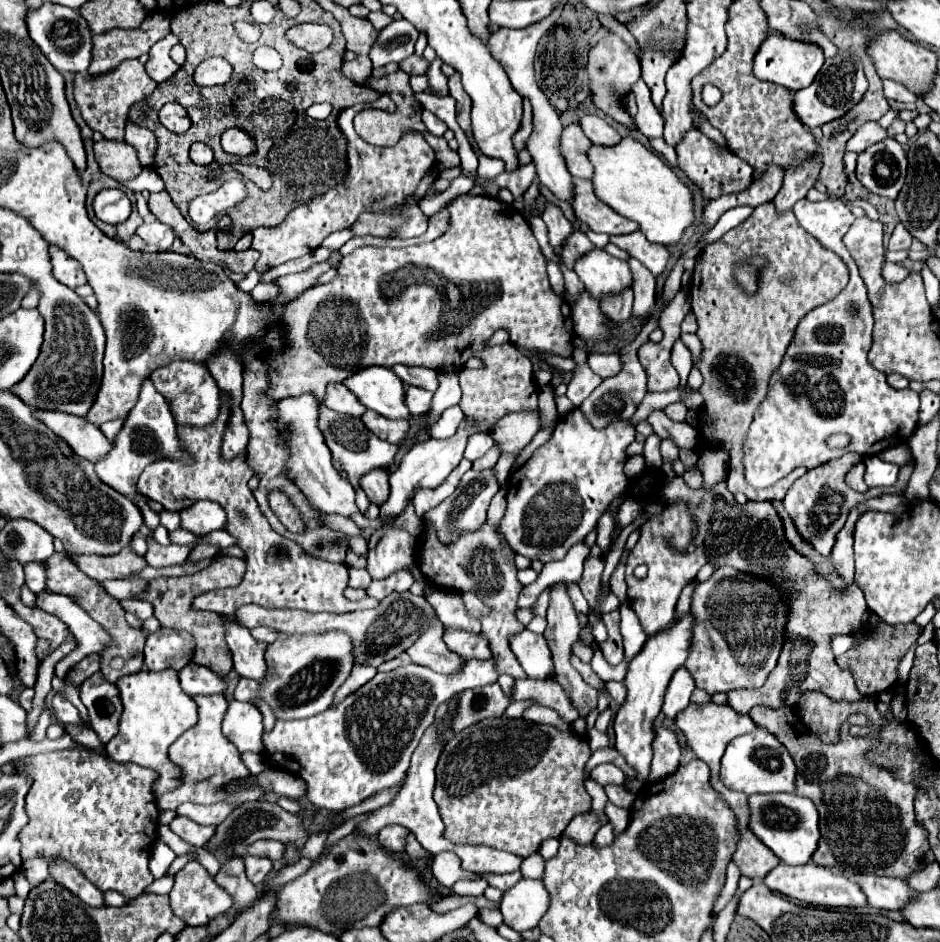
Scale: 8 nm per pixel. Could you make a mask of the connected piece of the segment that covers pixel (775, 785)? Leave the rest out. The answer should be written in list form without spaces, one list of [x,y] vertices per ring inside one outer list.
[[[756,727],[756,731],[732,739],[722,757],[720,781],[728,789],[742,791],[746,795],[794,791],[794,777],[796,777],[796,765],[788,755],[786,747],[772,733],[760,727]]]

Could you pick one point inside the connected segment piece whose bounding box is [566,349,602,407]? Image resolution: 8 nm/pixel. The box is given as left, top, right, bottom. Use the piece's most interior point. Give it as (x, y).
(583, 381)

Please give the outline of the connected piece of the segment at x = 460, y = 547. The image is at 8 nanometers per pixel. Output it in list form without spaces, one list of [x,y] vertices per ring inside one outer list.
[[[488,523],[482,525],[476,533],[462,535],[452,545],[442,545],[436,539],[436,533],[430,525],[424,529],[424,545],[420,551],[420,569],[426,575],[426,579],[440,587],[440,589],[452,589],[452,591],[472,591],[476,593],[484,603],[492,607],[490,615],[482,617],[482,635],[488,639],[492,659],[496,661],[496,673],[510,675],[514,679],[526,679],[526,673],[522,671],[516,655],[512,655],[512,649],[508,647],[508,639],[516,635],[516,631],[522,631],[524,625],[516,621],[514,611],[518,593],[522,585],[516,579],[516,565],[514,565],[514,551],[508,547],[504,537],[498,533],[498,527],[492,527]]]

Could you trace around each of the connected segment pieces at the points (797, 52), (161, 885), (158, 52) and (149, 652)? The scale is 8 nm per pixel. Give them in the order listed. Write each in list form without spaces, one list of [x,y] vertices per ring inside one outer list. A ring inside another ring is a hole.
[[[768,31],[768,37],[760,45],[760,51],[754,57],[754,75],[760,81],[778,83],[790,91],[798,91],[808,87],[816,73],[822,69],[824,55],[820,47],[814,47],[814,43],[804,43],[796,39],[788,39],[784,35],[776,35],[776,31]]]
[[[164,876],[154,880],[144,891],[144,894],[169,894],[174,884],[174,876]]]
[[[172,33],[160,39],[152,49],[150,49],[150,59],[148,63],[144,65],[146,67],[146,73],[156,81],[156,83],[162,83],[166,79],[170,79],[178,69],[180,65],[176,65],[172,59],[170,59],[170,49],[172,45],[179,43],[179,39],[174,37]]]
[[[158,629],[148,635],[144,647],[144,663],[152,671],[162,669],[182,669],[194,653],[194,639],[188,633],[178,633],[174,629]]]

